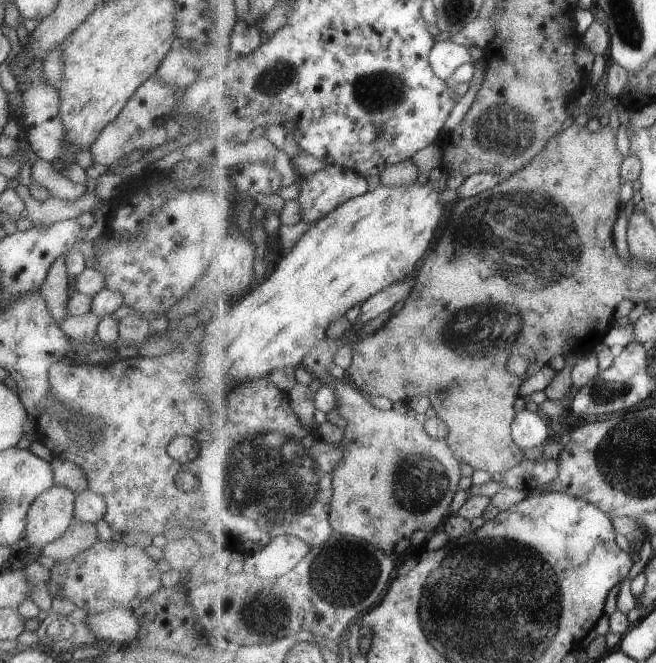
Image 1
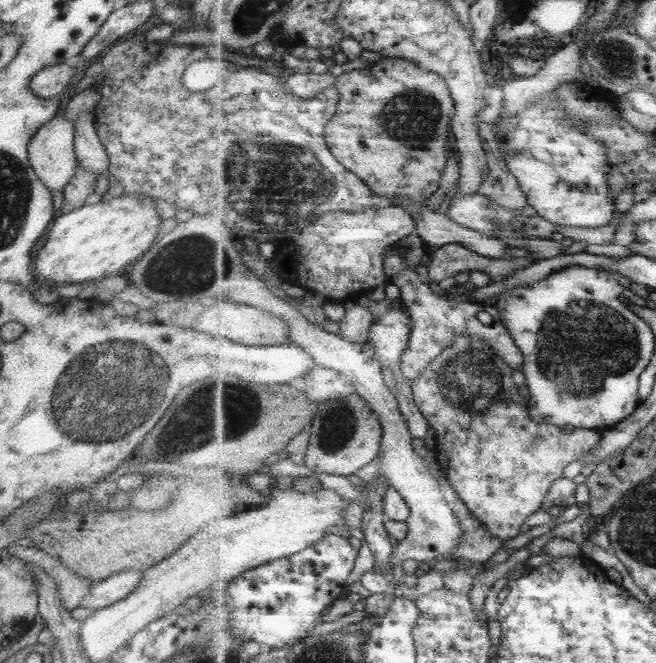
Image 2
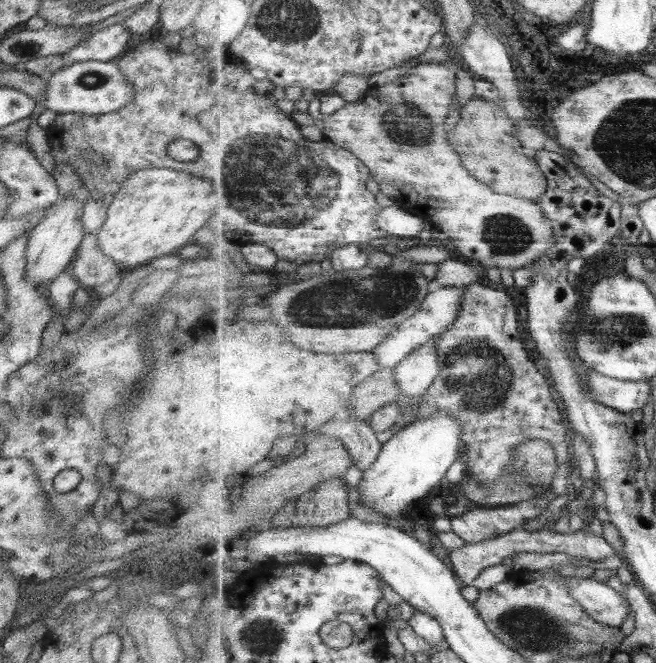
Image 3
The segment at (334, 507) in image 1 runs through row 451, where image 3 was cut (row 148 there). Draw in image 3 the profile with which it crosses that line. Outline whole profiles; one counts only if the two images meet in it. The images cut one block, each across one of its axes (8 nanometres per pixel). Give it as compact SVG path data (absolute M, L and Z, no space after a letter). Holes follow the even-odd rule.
M421 63L395 81L369 88L363 100L345 103L341 109L323 117L324 136L362 159L381 192L388 195L394 204L447 234L453 246L468 261L500 269L529 267L555 246L557 239L553 225L536 202L499 194L463 166L463 158L451 146L449 127L445 124L455 104L455 73L450 64Z

